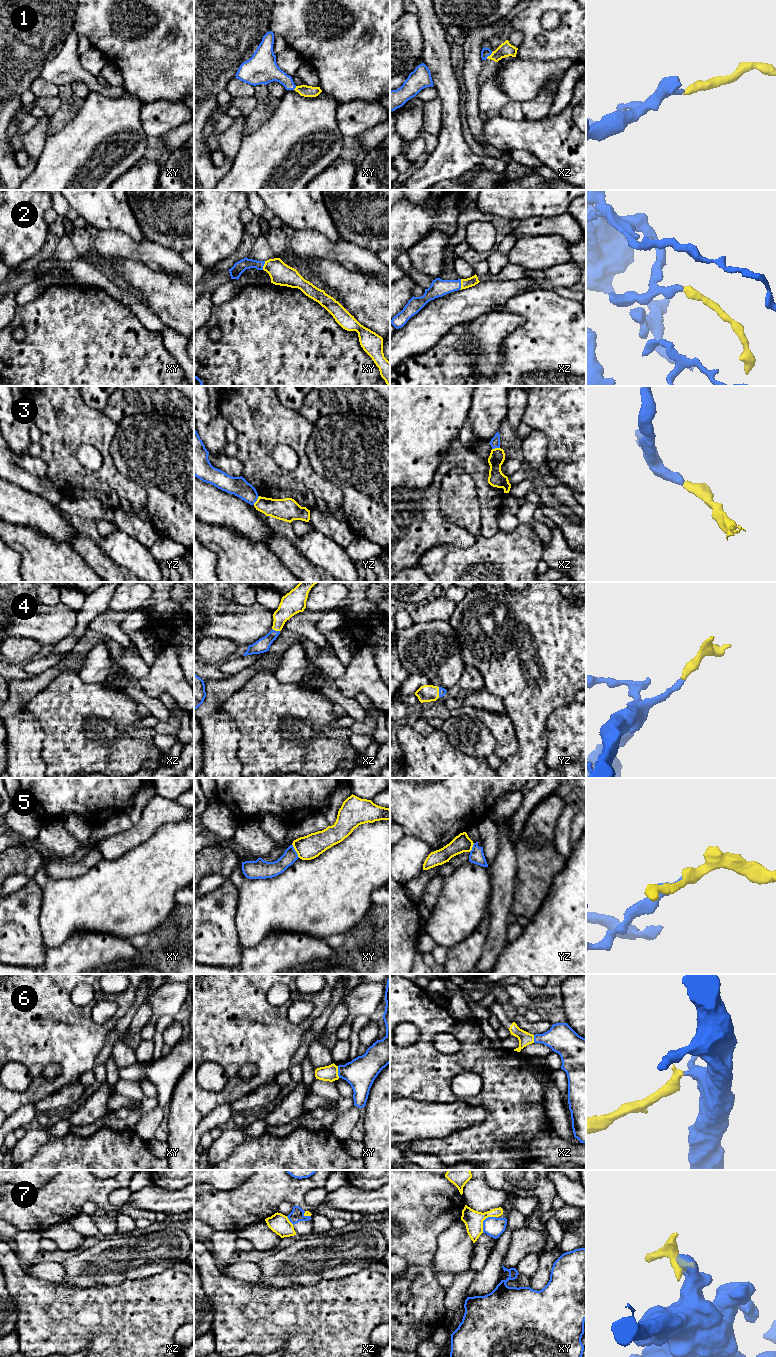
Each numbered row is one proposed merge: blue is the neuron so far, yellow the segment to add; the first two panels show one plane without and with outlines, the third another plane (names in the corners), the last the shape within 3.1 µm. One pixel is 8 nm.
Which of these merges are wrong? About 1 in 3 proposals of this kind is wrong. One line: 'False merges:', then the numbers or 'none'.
False merges: 3, 5, 7

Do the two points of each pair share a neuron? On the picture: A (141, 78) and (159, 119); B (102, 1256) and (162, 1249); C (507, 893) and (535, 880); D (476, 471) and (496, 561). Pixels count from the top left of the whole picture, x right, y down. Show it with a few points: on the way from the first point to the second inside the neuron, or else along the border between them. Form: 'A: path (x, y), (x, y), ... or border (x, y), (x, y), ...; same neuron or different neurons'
A: border (176, 102), (156, 100), (143, 103); different neurons
B: path (117, 1256), (147, 1255); same neuron
C: border (517, 867), (514, 877), (514, 895), (509, 911); different neurons
D: border (498, 532), (488, 537), (479, 537), (470, 546); different neurons

